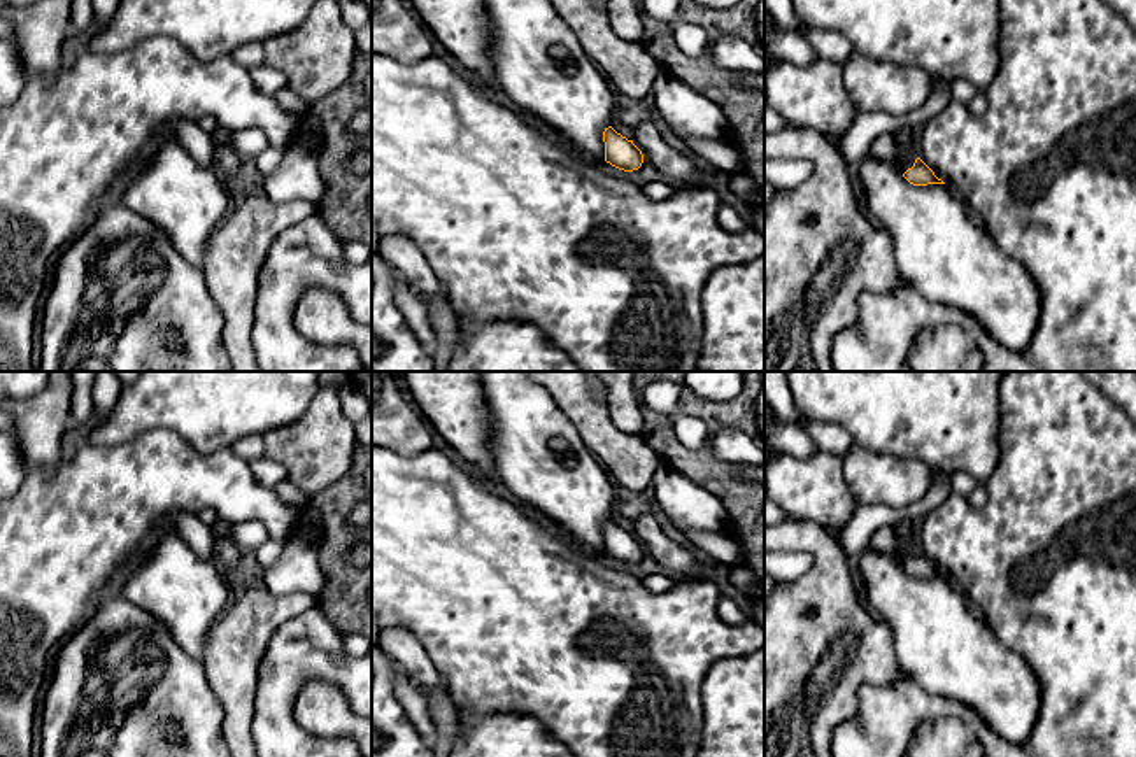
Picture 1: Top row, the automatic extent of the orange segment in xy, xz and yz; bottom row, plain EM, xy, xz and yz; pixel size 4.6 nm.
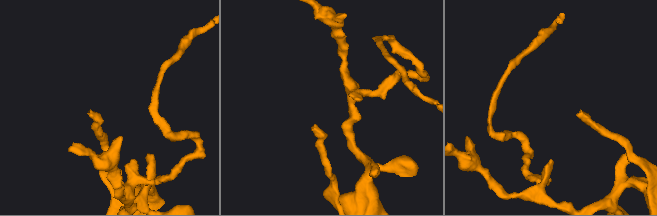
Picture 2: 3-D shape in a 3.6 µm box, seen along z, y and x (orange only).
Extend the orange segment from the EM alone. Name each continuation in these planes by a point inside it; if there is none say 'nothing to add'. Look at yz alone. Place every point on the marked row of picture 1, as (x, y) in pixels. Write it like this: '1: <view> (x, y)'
1: yz (884, 148)

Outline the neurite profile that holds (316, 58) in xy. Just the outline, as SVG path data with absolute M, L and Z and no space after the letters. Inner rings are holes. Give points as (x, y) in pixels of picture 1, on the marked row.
M316 0L298 28L238 47L230 56L245 70L277 70L286 88L312 105L349 79L356 32L344 21L338 0Z

